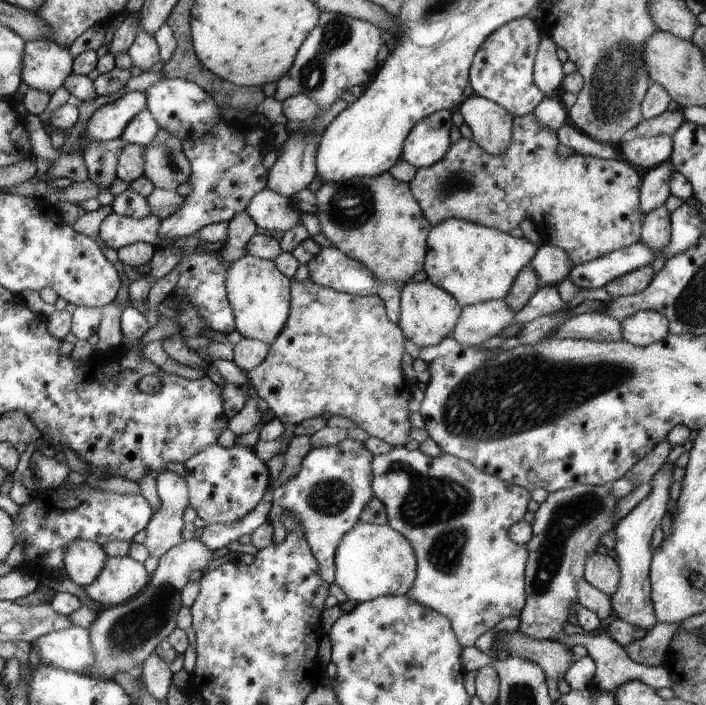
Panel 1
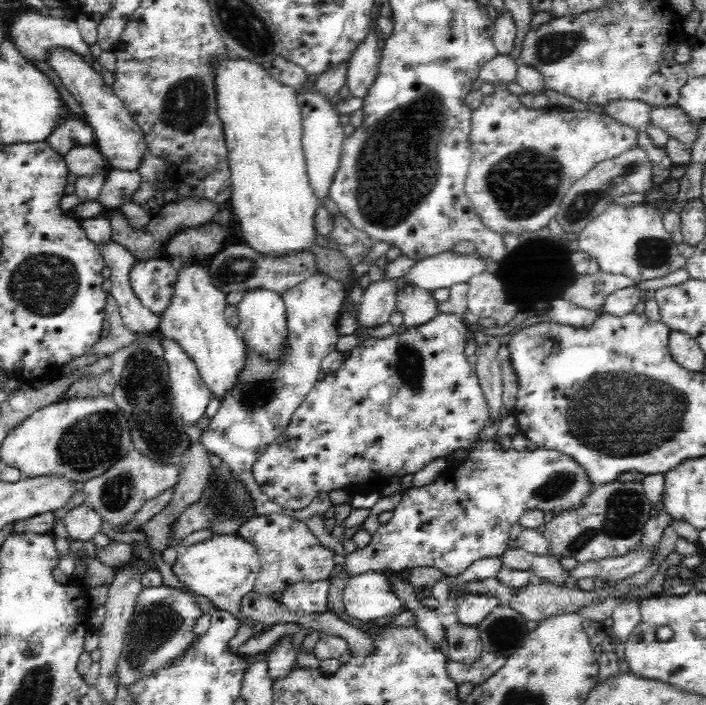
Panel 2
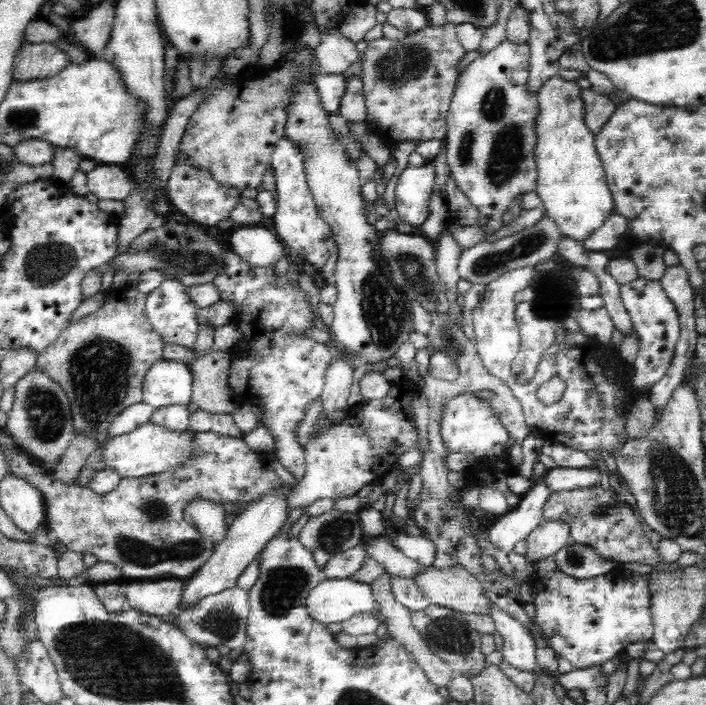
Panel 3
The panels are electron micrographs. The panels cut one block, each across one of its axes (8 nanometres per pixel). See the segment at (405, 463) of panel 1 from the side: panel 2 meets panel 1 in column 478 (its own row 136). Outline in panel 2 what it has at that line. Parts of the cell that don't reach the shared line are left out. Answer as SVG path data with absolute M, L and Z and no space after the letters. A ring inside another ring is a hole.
M498 84L493 95L484 96L480 108L472 114L469 132L471 161L465 178L465 194L469 196L476 215L489 230L520 234L522 230L537 232L557 215L567 190L598 163L637 146L636 136L640 130L615 121L608 114L593 111L568 111L558 106L541 109L524 107L518 95Z

